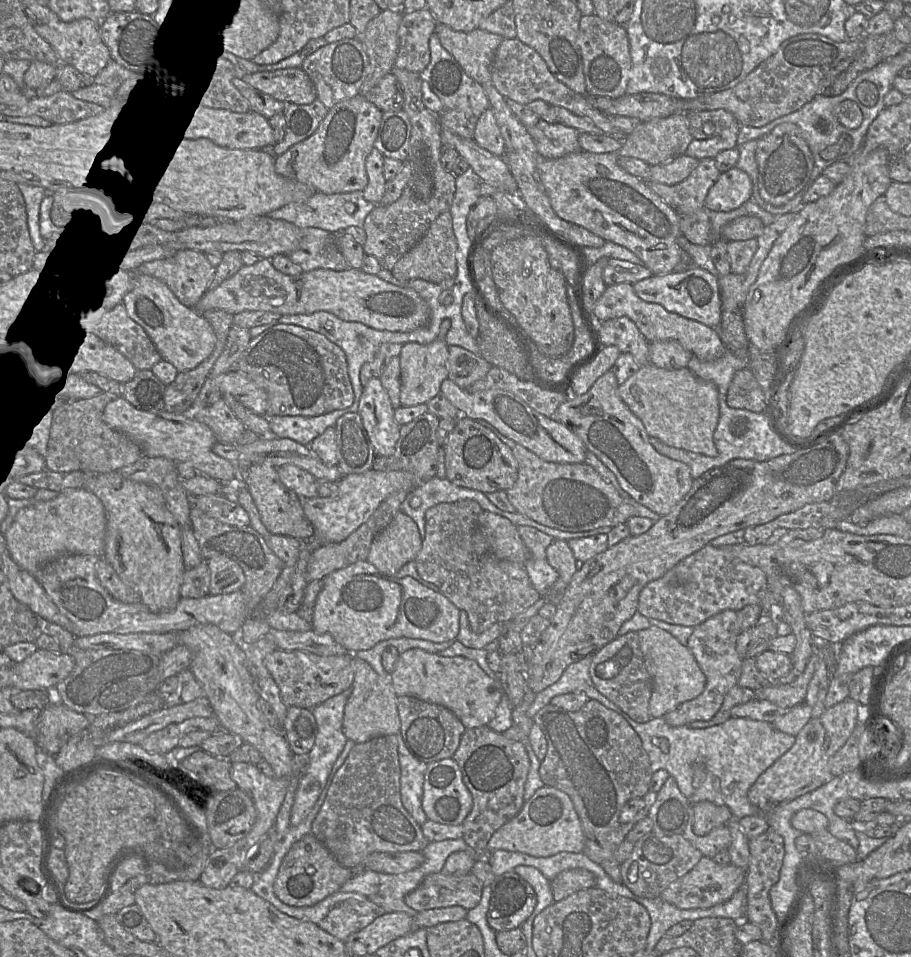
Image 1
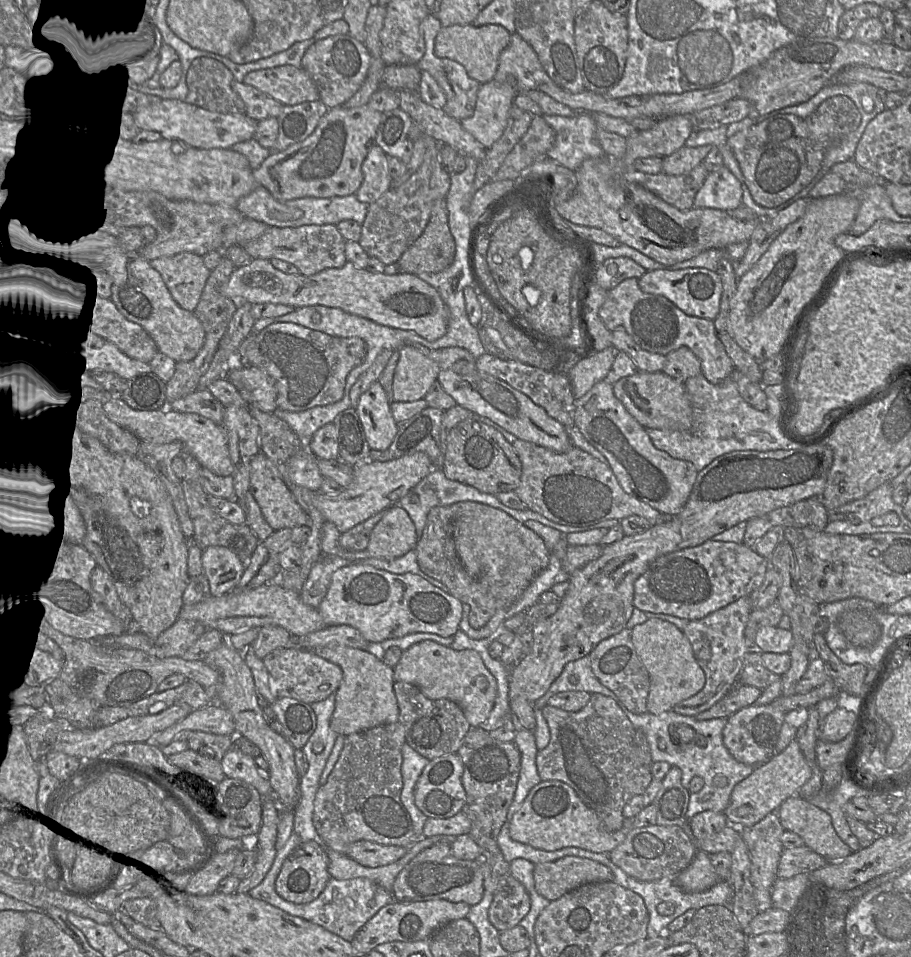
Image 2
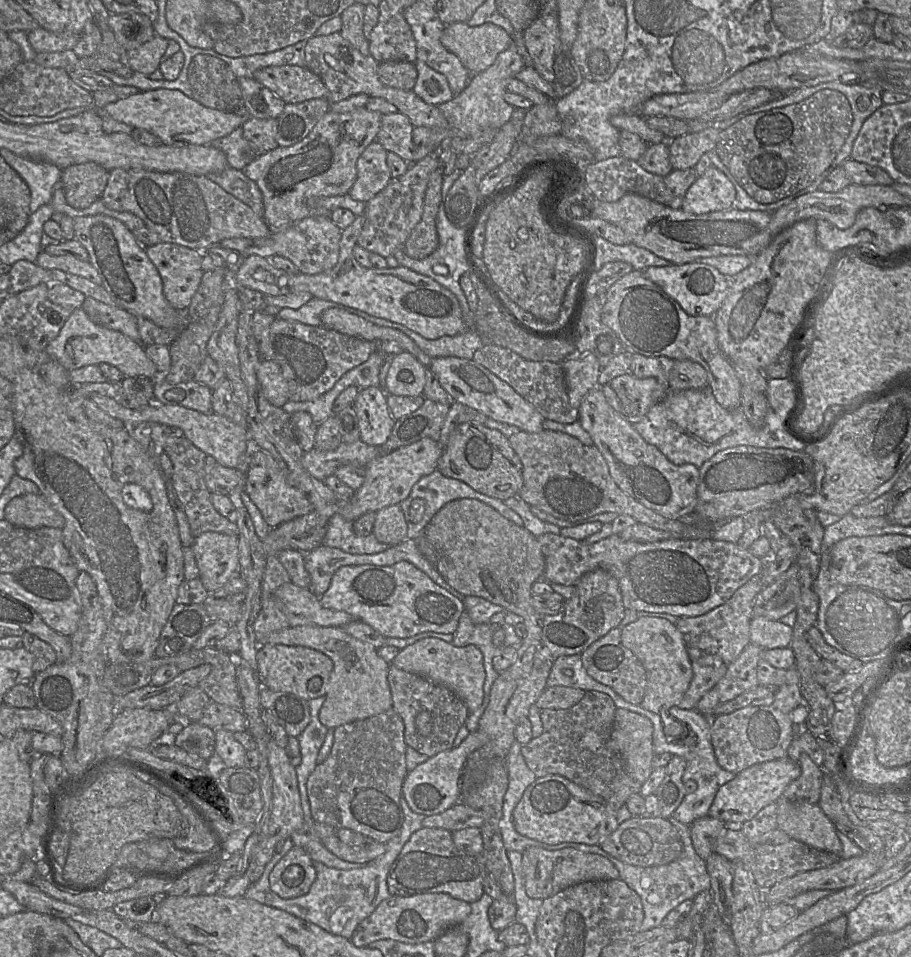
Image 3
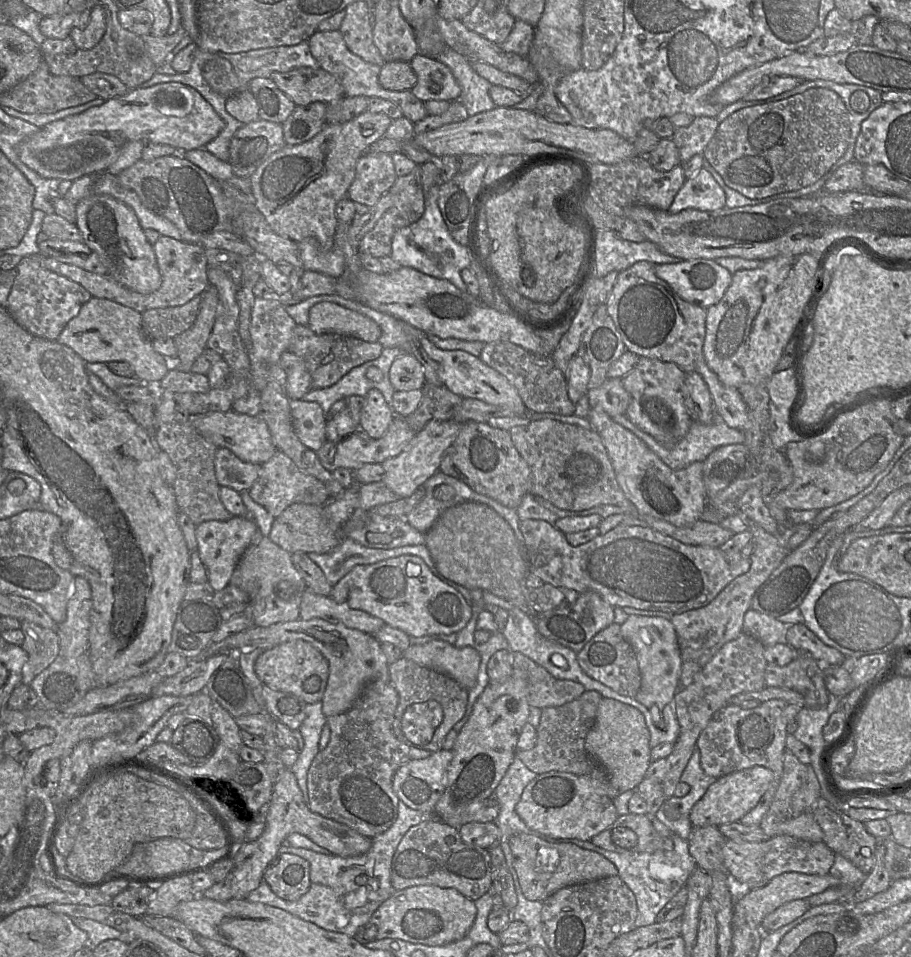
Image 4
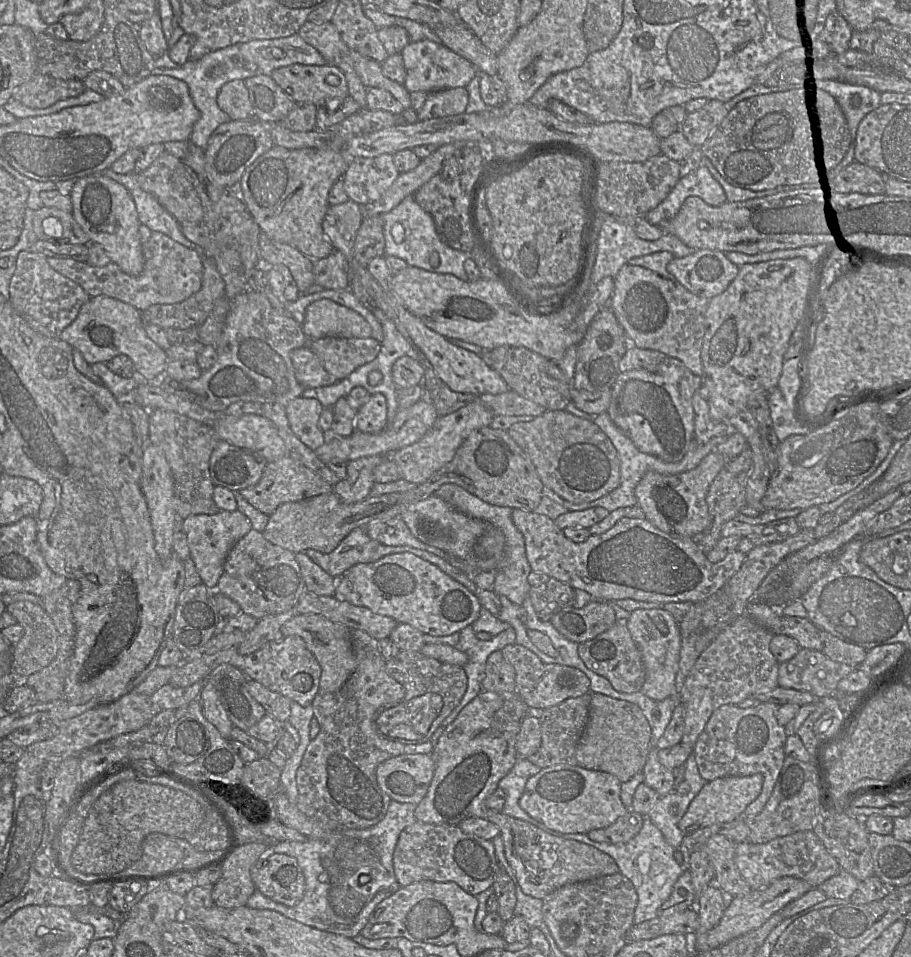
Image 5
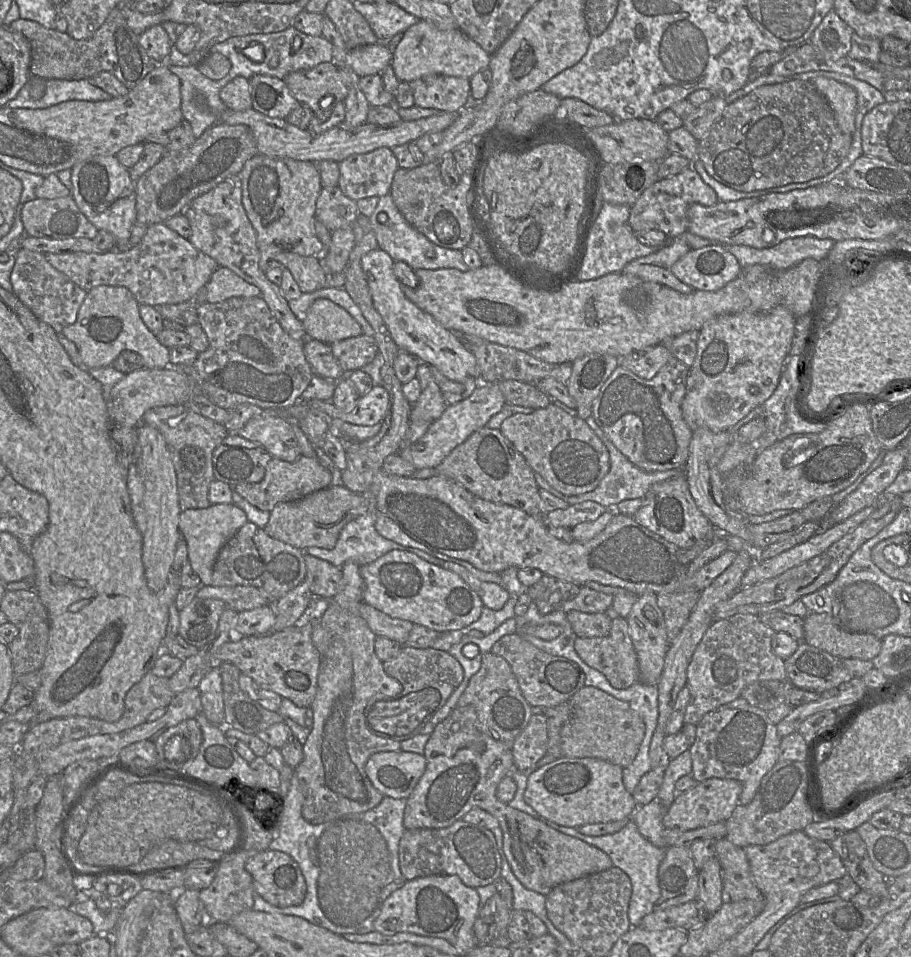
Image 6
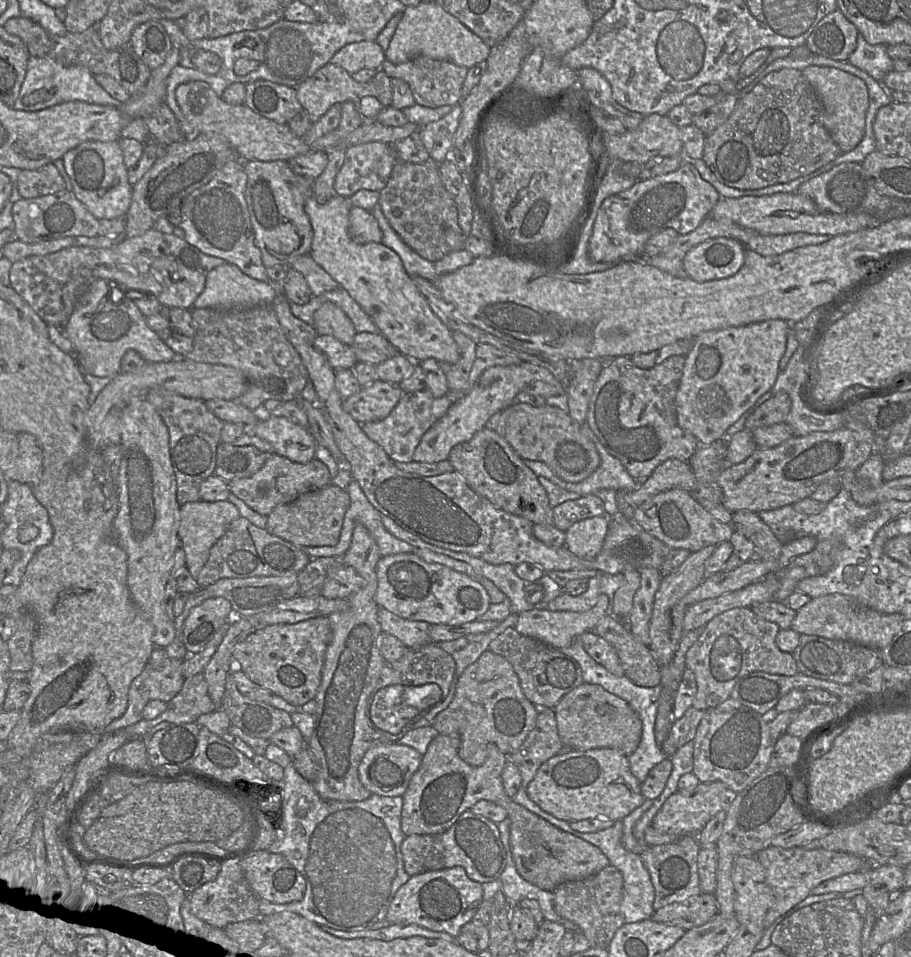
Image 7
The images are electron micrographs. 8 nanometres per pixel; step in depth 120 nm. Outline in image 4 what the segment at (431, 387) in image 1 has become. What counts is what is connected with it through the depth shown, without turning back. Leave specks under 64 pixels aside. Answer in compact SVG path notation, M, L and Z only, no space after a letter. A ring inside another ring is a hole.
M411 353L397 357L389 370L389 379L396 391L422 389L425 382L424 369Z

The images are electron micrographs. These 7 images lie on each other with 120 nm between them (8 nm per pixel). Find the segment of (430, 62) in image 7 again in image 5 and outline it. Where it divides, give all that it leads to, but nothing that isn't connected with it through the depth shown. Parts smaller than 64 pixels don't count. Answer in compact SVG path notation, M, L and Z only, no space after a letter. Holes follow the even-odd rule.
M465 87L448 88L427 94L423 106L416 111L418 120L462 114L468 102Z

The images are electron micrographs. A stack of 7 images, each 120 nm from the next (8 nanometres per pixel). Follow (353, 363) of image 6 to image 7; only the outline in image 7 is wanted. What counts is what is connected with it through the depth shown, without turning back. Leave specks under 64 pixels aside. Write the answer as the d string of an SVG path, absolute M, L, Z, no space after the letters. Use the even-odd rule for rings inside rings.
M380 332L356 333L351 347L357 362L366 362L375 366L398 353L398 350Z

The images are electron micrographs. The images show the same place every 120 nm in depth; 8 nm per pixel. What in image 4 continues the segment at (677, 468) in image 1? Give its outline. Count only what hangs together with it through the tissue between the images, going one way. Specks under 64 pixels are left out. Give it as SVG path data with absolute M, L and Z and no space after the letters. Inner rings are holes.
M590 408L587 419L601 437L625 497L639 512L675 526L691 525L701 519L706 506L703 461L672 470L640 438L613 421L603 410Z

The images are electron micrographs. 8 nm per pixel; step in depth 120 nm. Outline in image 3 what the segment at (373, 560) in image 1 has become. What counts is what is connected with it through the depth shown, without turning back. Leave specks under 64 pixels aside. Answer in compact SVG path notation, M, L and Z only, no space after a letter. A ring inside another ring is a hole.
M388 506L377 511L372 533L378 541L389 547L405 541L408 526L400 506Z

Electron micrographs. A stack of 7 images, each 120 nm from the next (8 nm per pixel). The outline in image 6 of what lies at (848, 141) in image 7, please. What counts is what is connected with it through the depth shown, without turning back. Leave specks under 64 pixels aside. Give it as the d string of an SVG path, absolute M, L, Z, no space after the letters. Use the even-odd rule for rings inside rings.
M817 77L813 83L830 104L840 129L853 135L857 109L856 91L845 83L827 77Z

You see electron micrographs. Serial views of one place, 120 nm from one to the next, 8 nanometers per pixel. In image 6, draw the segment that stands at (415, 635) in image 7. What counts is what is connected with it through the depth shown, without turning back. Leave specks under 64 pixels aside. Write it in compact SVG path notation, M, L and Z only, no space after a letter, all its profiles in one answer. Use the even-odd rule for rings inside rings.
M366 603L360 604L359 612L377 637L385 637L394 640L403 646L414 626L414 624L409 621L392 618Z

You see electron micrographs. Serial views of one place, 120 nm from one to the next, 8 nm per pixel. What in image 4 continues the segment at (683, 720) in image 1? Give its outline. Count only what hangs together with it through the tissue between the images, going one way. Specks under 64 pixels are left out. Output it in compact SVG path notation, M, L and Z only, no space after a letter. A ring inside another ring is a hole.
M739 510L738 515L748 525L752 533L754 550L750 555L750 569L733 579L709 604L704 607L675 614L671 620L674 625L681 651L681 687L688 686L695 675L727 642L734 640L743 632L745 613L751 608L751 601L758 588L788 556L789 550L782 545L778 536L766 532L755 521Z

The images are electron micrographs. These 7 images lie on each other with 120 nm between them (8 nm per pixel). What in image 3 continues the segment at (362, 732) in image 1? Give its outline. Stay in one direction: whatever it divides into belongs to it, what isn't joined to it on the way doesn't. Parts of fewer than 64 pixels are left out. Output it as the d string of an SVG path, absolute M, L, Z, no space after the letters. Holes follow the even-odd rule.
M303 625L287 627L267 636L266 643L286 646L305 646L328 656L334 668L329 679L325 701L319 711L319 720L328 729L366 719L393 708L388 683L390 663L383 660L377 649L349 635L343 627Z

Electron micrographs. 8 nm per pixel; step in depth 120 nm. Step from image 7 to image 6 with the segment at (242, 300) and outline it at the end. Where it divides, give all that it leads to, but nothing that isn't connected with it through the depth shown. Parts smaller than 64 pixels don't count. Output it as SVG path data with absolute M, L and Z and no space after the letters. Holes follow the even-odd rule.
M218 267L205 285L207 290L206 302L218 303L232 297L259 297L261 291L243 280L229 268Z

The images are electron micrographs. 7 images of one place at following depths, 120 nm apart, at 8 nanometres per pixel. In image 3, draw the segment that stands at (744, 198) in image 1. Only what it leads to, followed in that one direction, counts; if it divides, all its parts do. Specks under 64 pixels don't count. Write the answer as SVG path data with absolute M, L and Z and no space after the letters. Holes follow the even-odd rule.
M711 166L687 190L680 209L705 214L733 208L736 190L727 176Z

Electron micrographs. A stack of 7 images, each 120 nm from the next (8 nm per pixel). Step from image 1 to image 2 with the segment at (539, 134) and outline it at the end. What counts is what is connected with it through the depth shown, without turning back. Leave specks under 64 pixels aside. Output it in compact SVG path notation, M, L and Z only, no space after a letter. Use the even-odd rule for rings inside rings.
M588 112L573 117L543 114L546 123L555 132L555 142L547 157L575 171L584 160L605 154L596 140L598 127Z

